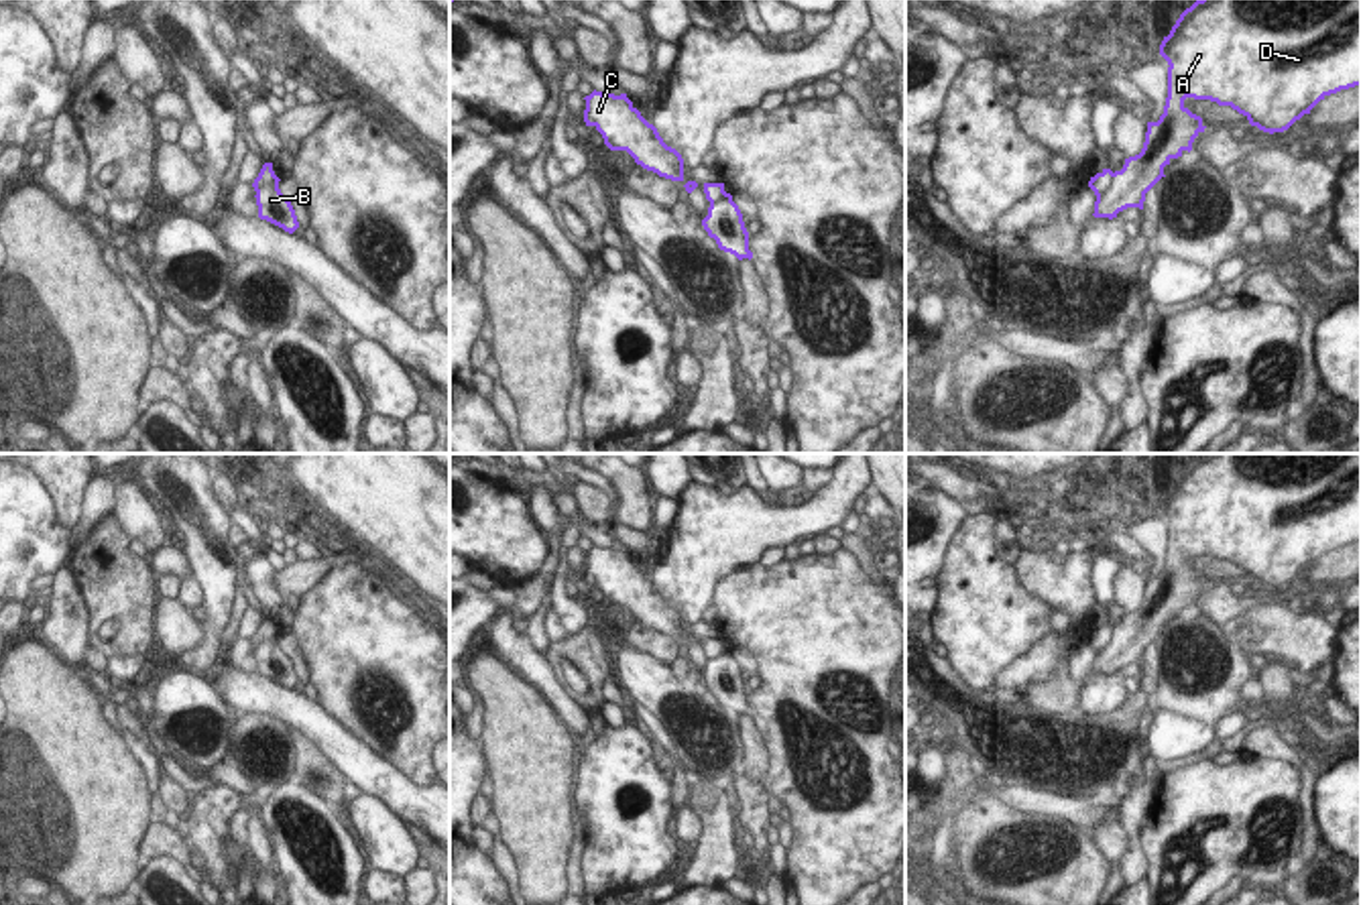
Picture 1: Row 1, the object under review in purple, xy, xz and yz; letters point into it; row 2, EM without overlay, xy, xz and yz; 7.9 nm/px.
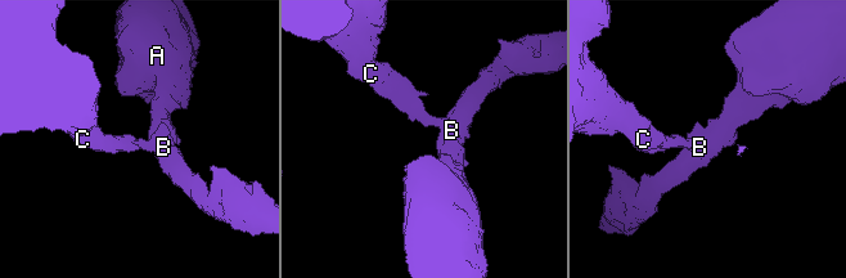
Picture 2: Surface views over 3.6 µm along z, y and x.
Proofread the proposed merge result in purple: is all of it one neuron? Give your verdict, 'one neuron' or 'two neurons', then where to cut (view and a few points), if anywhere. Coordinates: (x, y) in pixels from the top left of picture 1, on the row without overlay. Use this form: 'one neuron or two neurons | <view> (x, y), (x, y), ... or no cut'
two neurons | yz (1113, 629), (1111, 641), (1097, 655)

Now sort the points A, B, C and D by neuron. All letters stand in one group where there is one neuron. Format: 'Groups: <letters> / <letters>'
Groups: A B D / C

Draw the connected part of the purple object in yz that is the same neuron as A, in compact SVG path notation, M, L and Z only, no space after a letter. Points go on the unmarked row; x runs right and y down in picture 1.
M1200 454L1190 464L1186 464L1176 480L1172 482L1170 490L1164 492L1160 500L1160 510L1168 517L1168 553L1164 561L1164 569L1158 578L1147 578L1145 598L1139 610L1125 614L1125 620L1121 626L1113 628L1113 639L1109 647L1094 657L1094 673L1117 673L1119 667L1127 663L1139 663L1143 665L1145 649L1162 635L1164 622L1170 620L1172 614L1182 612L1184 606L1192 606L1194 594L1204 588L1202 574L1192 569L1186 561L1186 553L1194 555L1210 555L1219 561L1231 561L1239 569L1243 569L1251 582L1257 582L1263 588L1284 588L1288 586L1296 576L1300 576L1304 569L1310 569L1310 565L1324 555L1330 549L1337 549L1341 545L1349 545L1355 541L1361 541L1361 454Z

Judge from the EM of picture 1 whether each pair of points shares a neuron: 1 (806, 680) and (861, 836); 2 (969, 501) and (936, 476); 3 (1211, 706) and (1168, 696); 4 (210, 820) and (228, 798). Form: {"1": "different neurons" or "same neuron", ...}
{"1": "same neuron", "2": "same neuron", "3": "same neuron", "4": "same neuron"}

